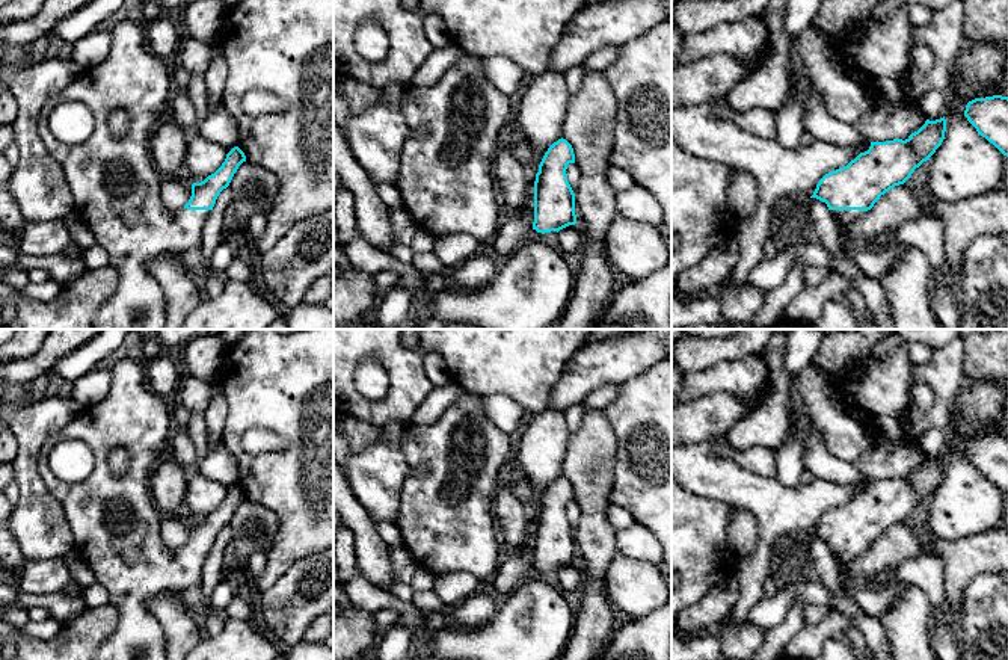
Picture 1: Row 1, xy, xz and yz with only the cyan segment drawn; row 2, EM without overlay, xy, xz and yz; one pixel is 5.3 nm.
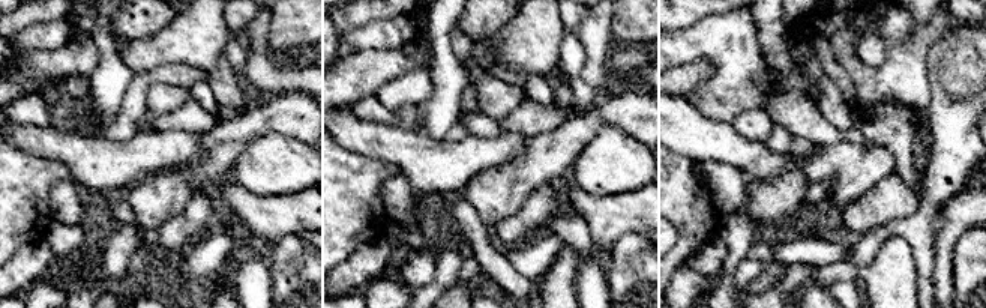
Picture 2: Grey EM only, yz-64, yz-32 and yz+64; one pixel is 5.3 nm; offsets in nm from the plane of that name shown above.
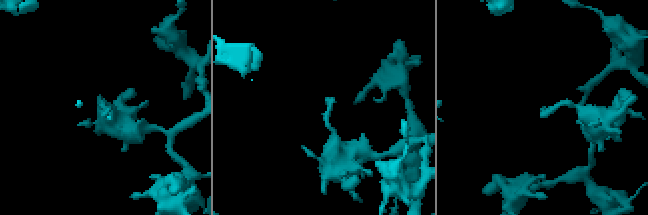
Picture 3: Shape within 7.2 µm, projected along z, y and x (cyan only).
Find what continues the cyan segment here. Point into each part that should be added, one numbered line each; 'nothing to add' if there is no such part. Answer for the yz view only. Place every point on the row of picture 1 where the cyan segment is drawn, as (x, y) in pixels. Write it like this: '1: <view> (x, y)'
1: yz (842, 218)

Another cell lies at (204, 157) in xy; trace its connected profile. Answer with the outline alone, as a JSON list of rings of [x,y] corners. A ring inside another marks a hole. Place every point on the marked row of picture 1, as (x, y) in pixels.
[[[193,131],[187,137],[183,174],[192,184],[201,183],[222,166],[226,154],[226,148]]]

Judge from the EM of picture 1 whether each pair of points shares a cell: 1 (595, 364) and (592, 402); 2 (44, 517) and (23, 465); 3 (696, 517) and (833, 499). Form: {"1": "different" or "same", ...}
{"1": "different", "2": "same", "3": "different"}

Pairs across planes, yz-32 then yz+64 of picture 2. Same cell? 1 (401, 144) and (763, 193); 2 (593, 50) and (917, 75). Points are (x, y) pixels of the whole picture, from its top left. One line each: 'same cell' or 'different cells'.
1: different cells
2: same cell

